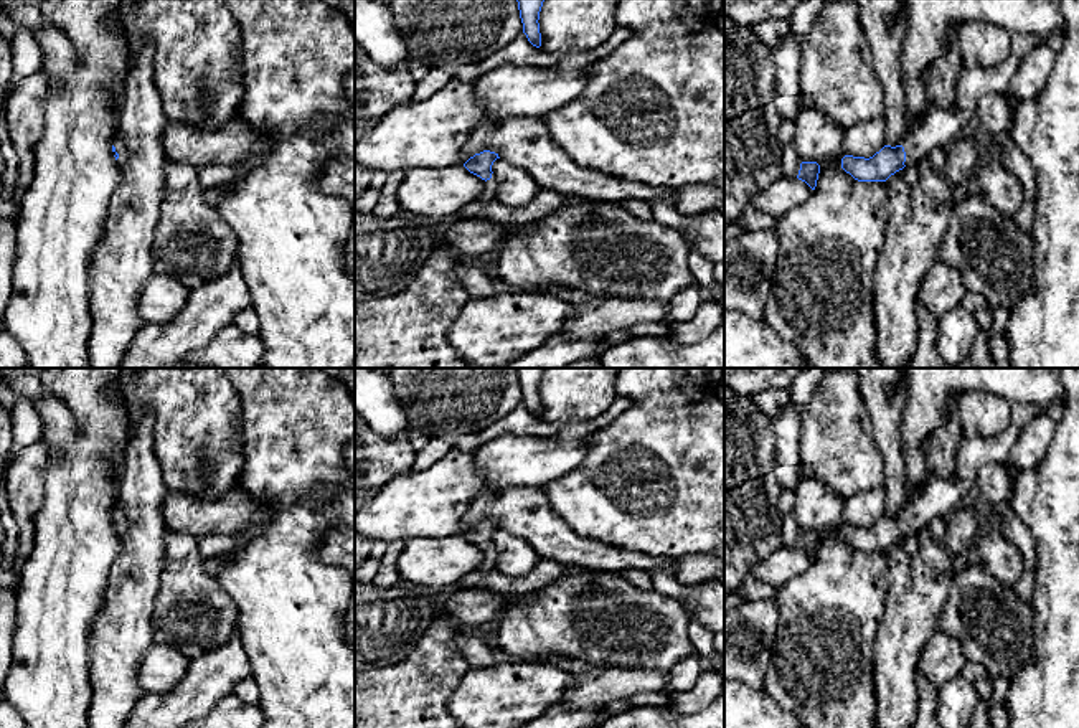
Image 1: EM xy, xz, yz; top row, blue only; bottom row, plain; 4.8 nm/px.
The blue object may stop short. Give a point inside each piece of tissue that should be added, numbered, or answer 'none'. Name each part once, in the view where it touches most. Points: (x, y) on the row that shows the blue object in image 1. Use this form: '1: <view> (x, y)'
1: yz (939, 127)

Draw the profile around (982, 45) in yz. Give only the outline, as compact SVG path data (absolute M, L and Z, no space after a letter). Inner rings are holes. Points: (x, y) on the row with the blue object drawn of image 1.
M967 21L957 28L955 43L965 69L993 68L1010 54L1013 33L990 21Z

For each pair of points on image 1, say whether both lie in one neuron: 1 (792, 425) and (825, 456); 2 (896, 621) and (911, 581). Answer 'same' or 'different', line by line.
1: different
2: same

